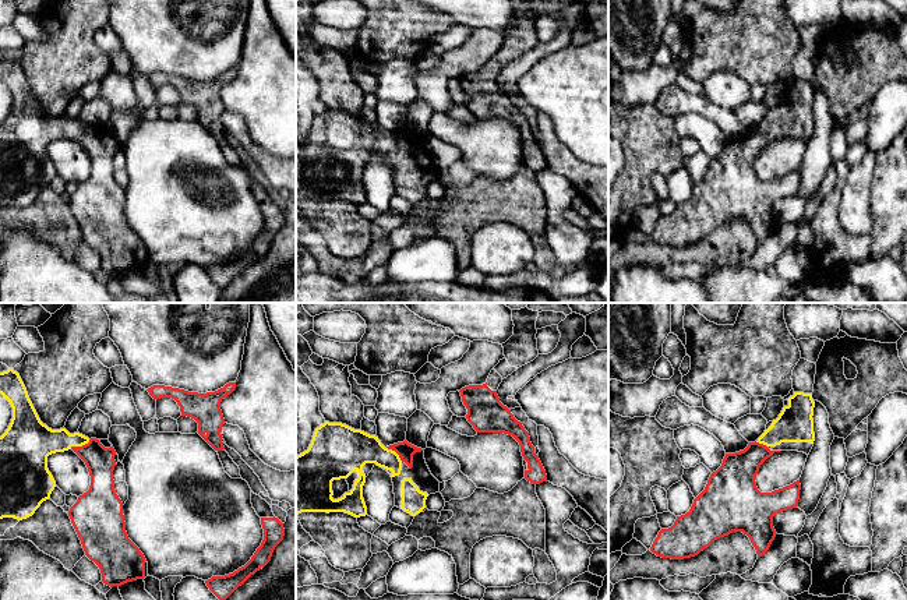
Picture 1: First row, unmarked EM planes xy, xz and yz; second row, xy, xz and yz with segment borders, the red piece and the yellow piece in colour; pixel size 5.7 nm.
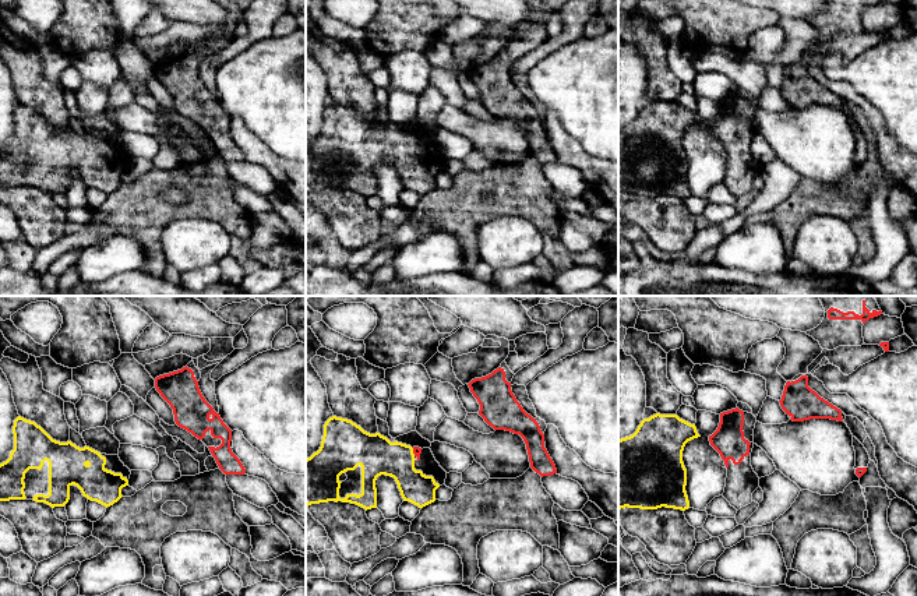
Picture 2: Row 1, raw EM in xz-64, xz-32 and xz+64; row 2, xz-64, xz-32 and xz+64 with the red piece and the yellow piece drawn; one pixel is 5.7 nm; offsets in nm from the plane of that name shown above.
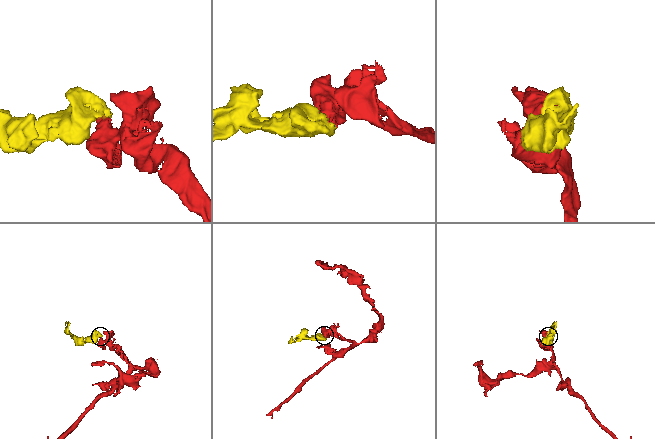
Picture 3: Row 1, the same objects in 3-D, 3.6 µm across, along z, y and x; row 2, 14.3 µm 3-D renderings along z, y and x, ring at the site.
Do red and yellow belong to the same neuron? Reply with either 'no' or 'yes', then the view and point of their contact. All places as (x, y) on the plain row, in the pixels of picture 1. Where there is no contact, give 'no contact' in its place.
yes; contact xy (80, 134)

